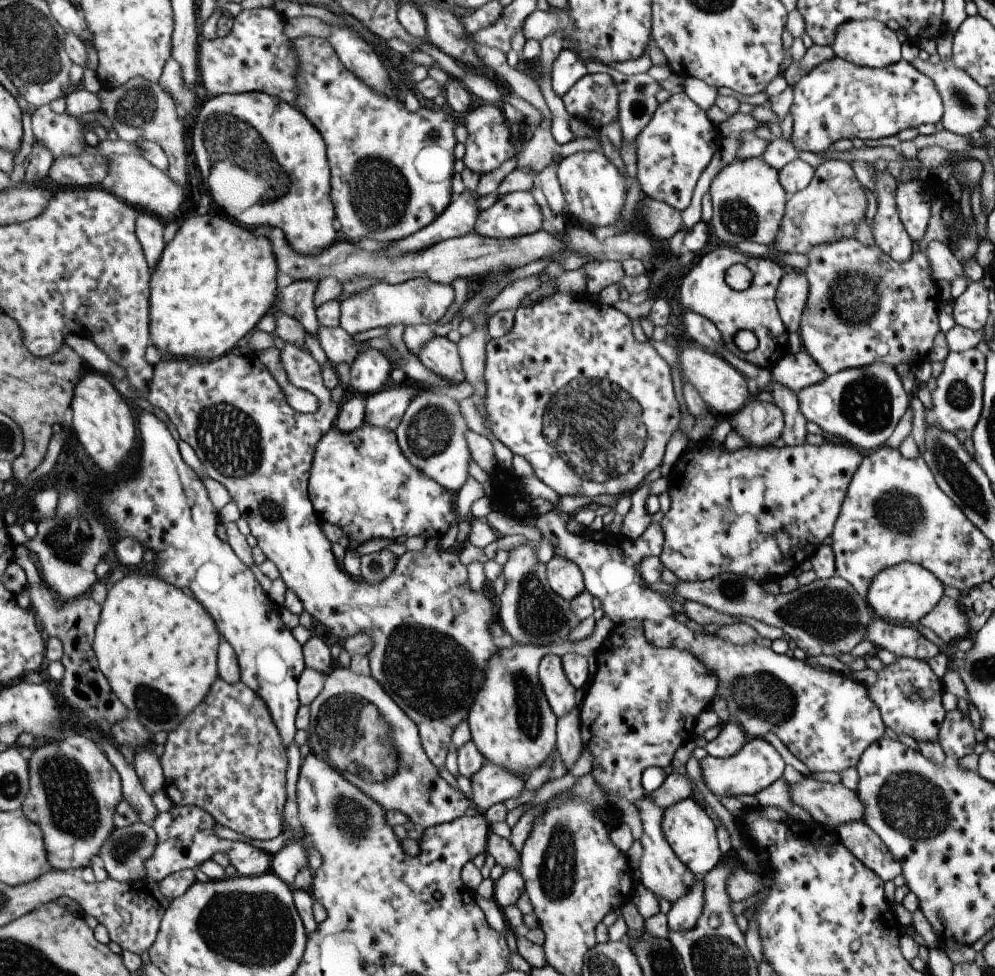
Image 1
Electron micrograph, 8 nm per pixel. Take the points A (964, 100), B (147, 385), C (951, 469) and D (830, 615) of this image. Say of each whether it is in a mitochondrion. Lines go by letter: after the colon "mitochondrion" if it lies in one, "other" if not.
A: mitochondrion
B: other
C: mitochondrion
D: mitochondrion

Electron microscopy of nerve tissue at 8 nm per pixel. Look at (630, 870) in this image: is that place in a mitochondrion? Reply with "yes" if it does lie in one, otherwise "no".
no

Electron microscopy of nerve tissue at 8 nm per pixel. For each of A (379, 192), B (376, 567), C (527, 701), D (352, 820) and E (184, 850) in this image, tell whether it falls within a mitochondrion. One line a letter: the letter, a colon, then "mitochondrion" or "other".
A: mitochondrion
B: mitochondrion
C: mitochondrion
D: mitochondrion
E: other

